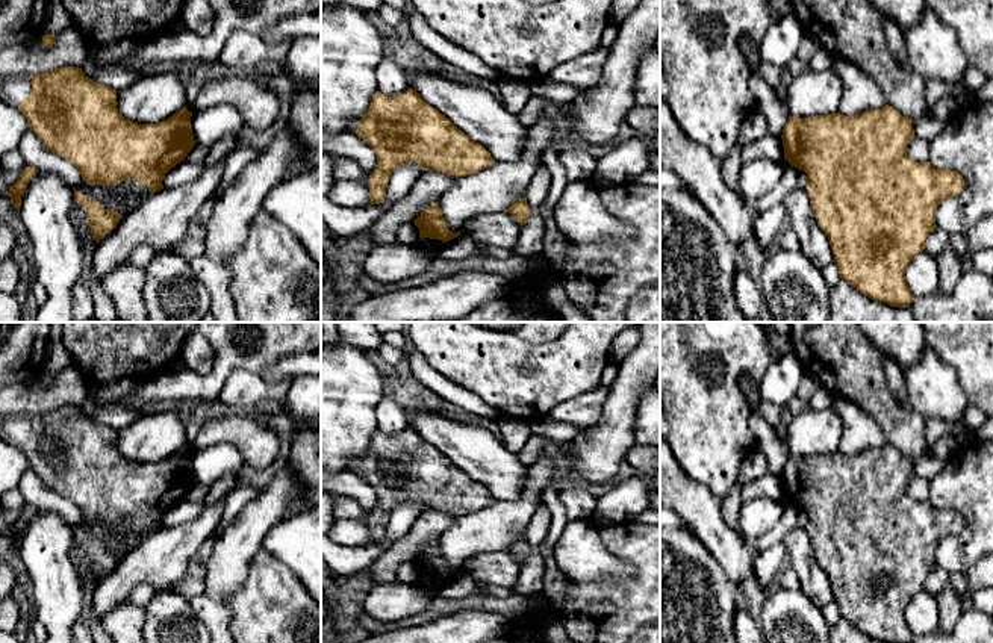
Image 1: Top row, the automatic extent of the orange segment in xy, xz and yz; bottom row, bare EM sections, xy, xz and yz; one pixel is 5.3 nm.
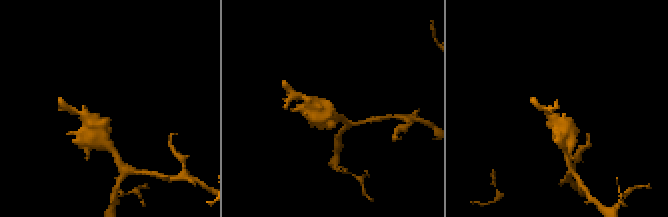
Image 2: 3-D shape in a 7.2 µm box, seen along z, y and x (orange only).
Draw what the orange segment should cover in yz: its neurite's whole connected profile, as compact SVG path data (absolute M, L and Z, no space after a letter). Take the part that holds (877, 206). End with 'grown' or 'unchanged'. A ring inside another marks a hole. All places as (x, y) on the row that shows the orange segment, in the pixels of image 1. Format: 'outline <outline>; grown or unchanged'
outline M889 104L855 116L840 112L790 116L781 135L784 159L807 174L810 204L828 236L840 278L870 300L893 307L913 303L905 271L937 227L937 207L964 189L964 179L957 171L907 156L907 145L914 138L913 120Z; unchanged

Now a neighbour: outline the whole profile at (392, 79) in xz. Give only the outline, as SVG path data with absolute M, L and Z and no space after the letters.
M383 56L383 61L375 70L377 91L388 97L395 97L410 89L410 73L397 64L391 56Z

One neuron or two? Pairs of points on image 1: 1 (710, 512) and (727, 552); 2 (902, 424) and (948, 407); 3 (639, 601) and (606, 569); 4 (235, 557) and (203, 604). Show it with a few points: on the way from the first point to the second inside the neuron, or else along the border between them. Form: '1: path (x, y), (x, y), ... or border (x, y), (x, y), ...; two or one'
1: path (710, 522), (710, 530), (718, 542); one
2: border (908, 403), (925, 418); two
3: border (636, 568), (631, 577), (580, 583); two
4: border (203, 596), (223, 605); two

